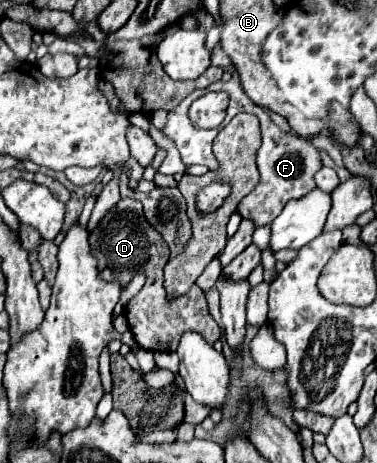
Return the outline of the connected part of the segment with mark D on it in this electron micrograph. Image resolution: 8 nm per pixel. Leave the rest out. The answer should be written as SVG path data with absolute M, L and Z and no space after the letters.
M120 198L116 206L112 206L106 216L98 222L98 226L90 232L90 250L98 260L98 274L102 280L120 280L122 290L132 282L136 272L146 274L146 284L140 294L128 300L124 308L124 316L128 320L128 328L132 330L140 348L146 350L166 350L174 352L184 330L200 332L210 344L214 344L222 332L216 320L208 312L208 304L204 292L194 284L184 296L168 298L164 288L164 264L168 260L168 244L162 234L144 218L142 204L136 198Z

